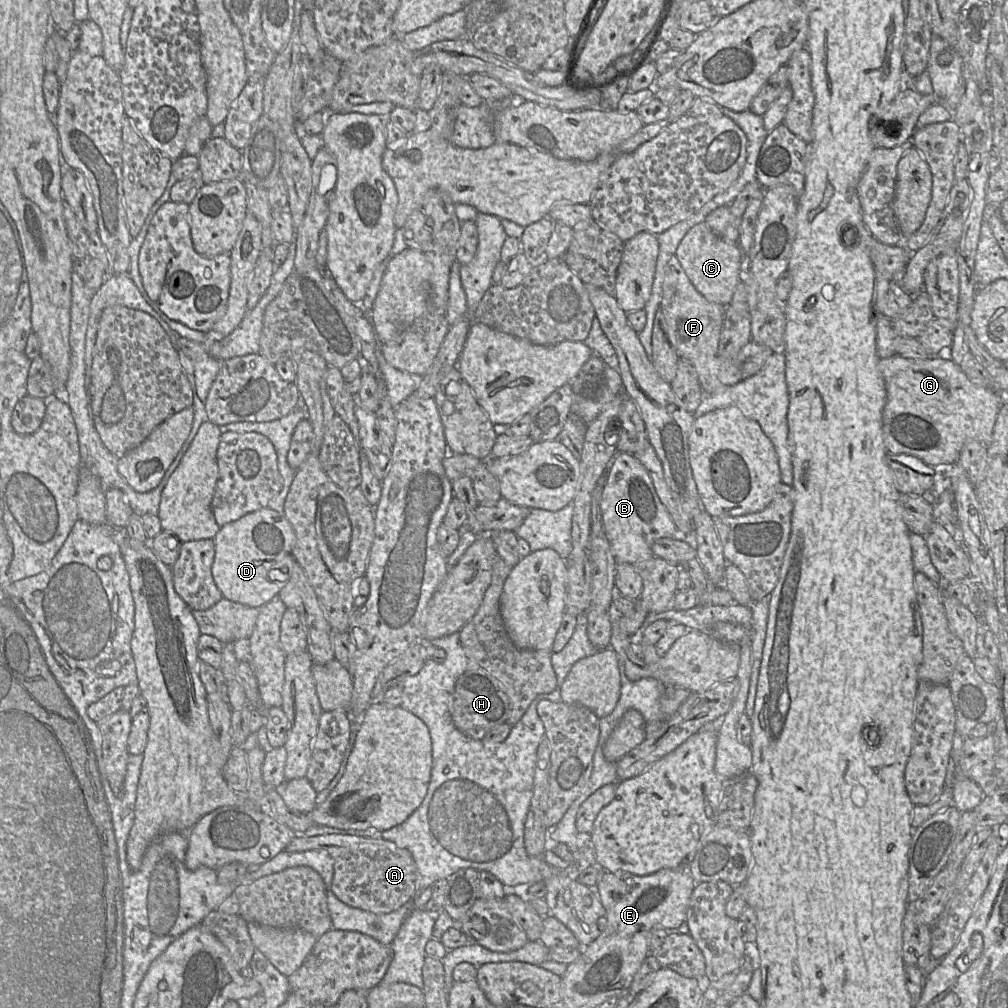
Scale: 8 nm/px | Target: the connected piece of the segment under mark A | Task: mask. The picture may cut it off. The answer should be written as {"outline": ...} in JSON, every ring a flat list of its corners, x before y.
{"outline":[[297,834,285,852,326,850,334,861,331,891,343,903,375,914,398,910,416,895,417,867,411,853,393,842,346,834,307,837]]}

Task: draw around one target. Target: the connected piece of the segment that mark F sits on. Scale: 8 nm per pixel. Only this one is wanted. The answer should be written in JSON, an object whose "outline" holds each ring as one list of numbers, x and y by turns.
{"outline":[[675,255,665,267,660,310,667,339,679,358,686,359,696,369,704,395,716,393,754,375,773,353,769,347,751,340,734,357,722,358,718,354,718,346,725,306,708,301,696,290]]}

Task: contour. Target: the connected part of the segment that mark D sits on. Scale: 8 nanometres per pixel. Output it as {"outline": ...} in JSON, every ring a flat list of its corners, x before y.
{"outline":[[268,507,250,512,240,519,220,527,213,538,215,557,212,565,212,576,221,591,223,598,244,604,249,607,260,608,274,599,286,584,289,577,284,574,282,566,289,564,290,569,295,559,292,555,295,534,291,524,279,513]]}

